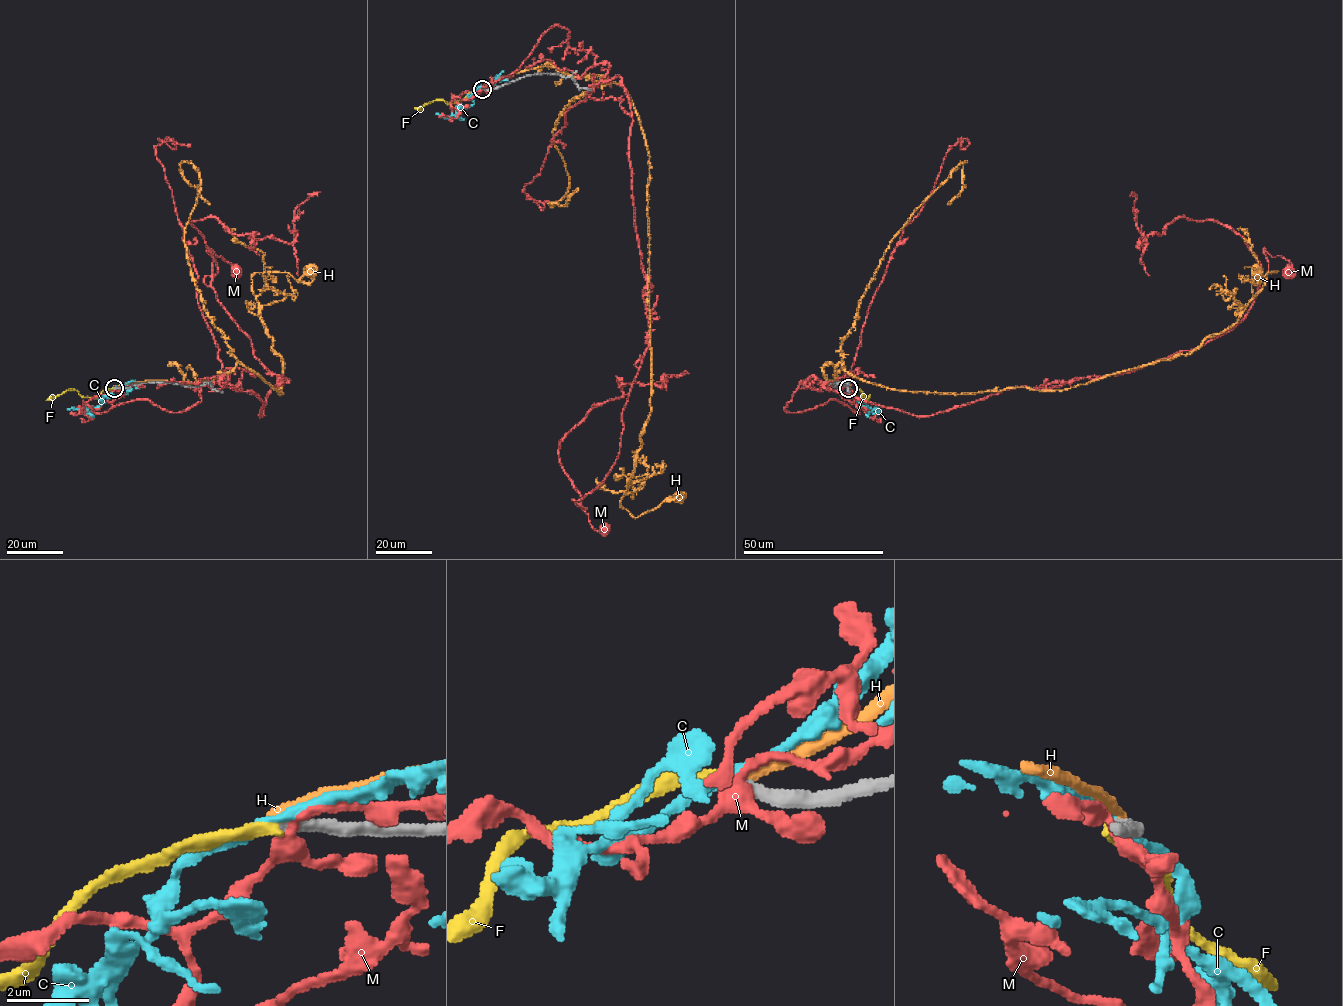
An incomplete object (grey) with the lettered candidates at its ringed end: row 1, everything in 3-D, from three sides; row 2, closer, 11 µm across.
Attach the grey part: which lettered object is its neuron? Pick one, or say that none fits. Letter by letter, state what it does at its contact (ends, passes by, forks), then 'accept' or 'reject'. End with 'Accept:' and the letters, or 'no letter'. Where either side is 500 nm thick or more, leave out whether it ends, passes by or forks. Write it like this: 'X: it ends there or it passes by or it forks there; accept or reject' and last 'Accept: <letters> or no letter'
C: it passes by; reject
F: it ends there; accept
H: it ends there; reject
M: it forks there; reject
Accept: F

